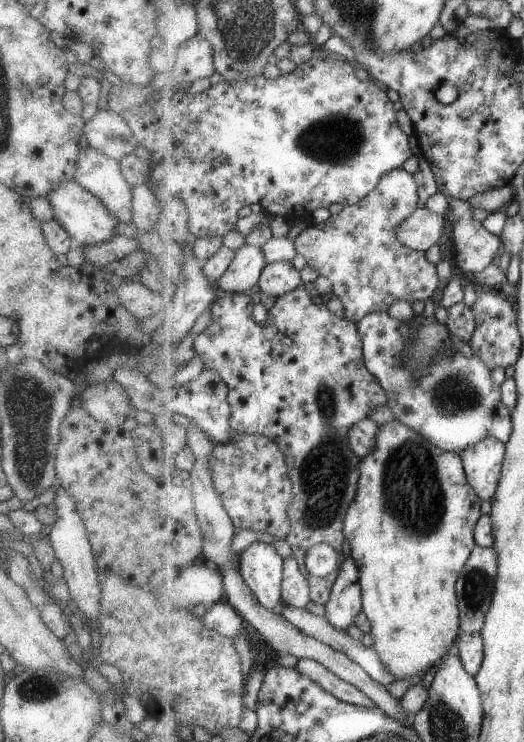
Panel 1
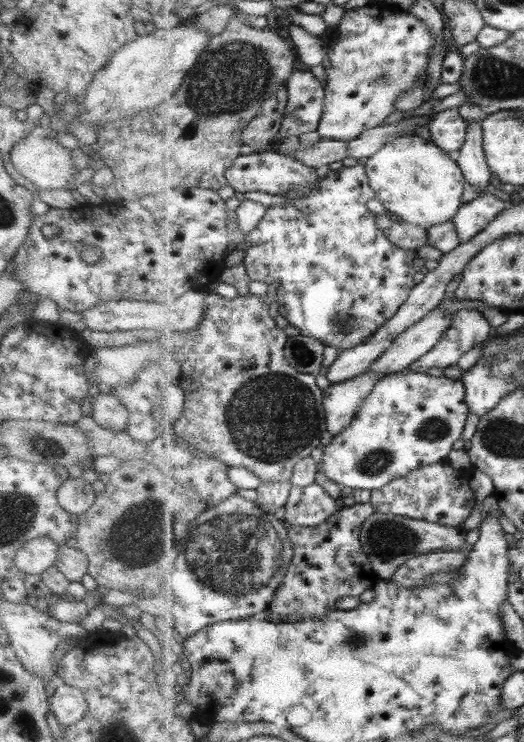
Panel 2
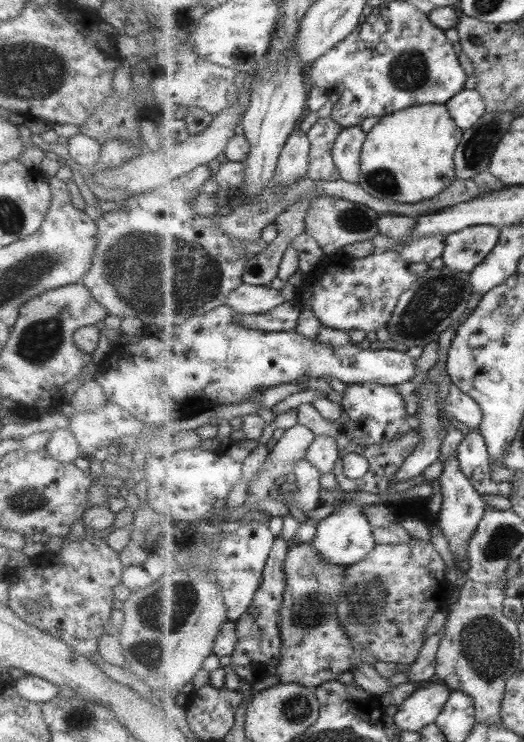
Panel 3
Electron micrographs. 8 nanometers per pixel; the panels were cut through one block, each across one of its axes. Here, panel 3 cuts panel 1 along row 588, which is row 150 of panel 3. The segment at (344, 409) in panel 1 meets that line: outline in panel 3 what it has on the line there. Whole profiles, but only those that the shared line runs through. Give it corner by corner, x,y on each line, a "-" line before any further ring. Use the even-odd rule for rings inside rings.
330,116
329,118
319,118
307,132
310,138
309,178
315,181
341,179
332,150
343,129
344,127

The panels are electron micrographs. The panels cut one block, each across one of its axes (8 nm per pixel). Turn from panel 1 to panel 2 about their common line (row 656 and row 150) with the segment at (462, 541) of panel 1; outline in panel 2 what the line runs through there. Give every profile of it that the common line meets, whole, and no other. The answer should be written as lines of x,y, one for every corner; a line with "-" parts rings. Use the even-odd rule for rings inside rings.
404,136
386,144
365,166
370,185
384,208
397,215
401,222
428,230
452,221
464,205
463,192
468,182
458,161
450,155
431,138

